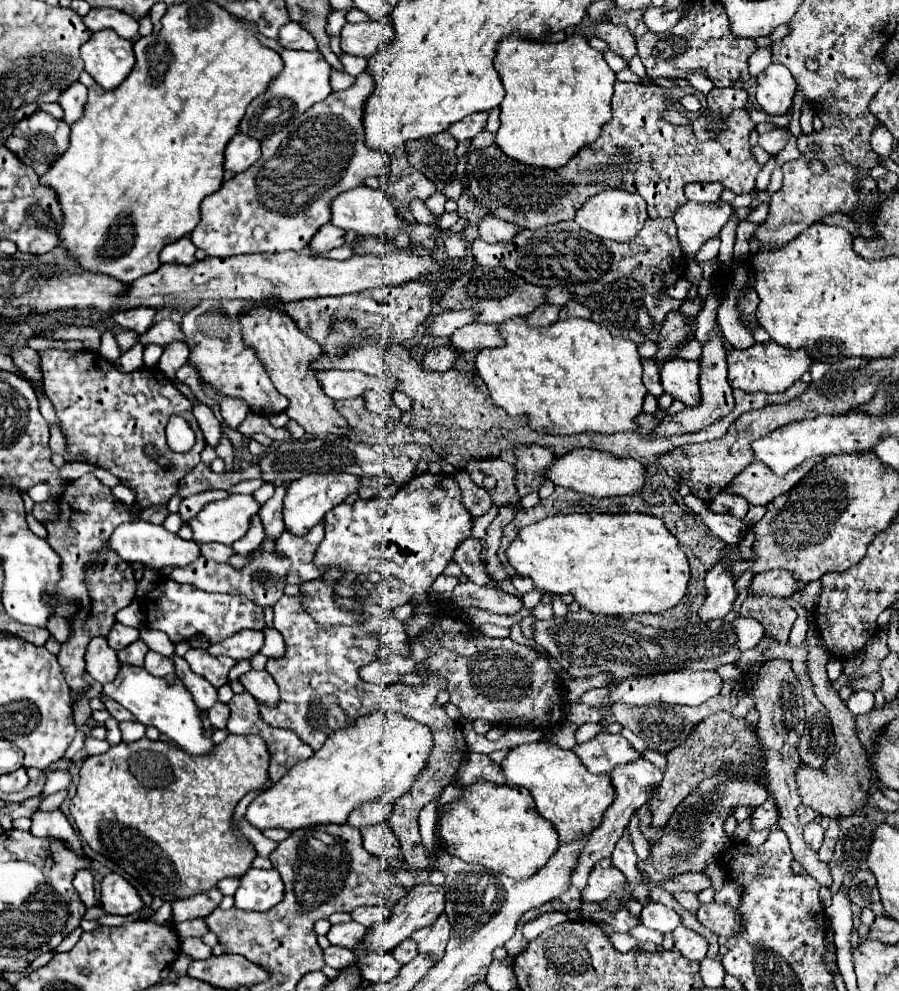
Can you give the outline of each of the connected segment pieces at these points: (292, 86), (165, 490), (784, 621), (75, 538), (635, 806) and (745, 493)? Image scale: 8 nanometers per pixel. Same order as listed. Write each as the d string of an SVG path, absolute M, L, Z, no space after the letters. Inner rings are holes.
M260 34L258 38L262 45L273 48L280 54L282 61L284 61L284 71L270 83L270 87L268 87L266 93L262 93L260 97L256 97L256 99L248 105L246 115L244 115L242 123L240 123L240 133L250 135L250 137L264 135L264 133L260 133L260 131L254 129L254 127L256 127L256 115L258 115L258 109L262 109L264 105L268 105L272 99L290 99L290 101L292 101L292 107L294 107L294 115L298 117L298 115L302 115L308 107L312 107L312 105L318 103L318 101L324 101L324 99L332 93L332 89L330 89L330 71L332 71L332 67L324 61L324 57L322 57L318 51L308 53L308 51L304 50L282 49L278 41L274 41L274 39L267 38L262 34Z
M42 349L38 355L44 377L44 393L52 401L56 415L62 421L70 455L84 453L88 463L106 467L112 475L136 491L136 501L142 507L166 505L176 493L180 475L192 471L198 465L200 451L206 445L204 435L192 417L190 399L184 397L158 367L142 367L132 373L120 373L114 363L104 361L100 353L86 349ZM174 415L186 419L196 433L196 443L186 453L174 453L166 443L164 429L168 419ZM148 443L158 447L162 457L176 465L176 471L172 471L172 467L164 469L156 463L156 459L146 457L142 449Z
M746 597L740 615L758 619L764 625L766 635L774 637L778 643L788 643L790 629L796 621L796 611L776 597Z
M86 473L80 479L70 481L66 485L66 491L58 497L58 505L60 513L56 521L46 521L42 525L48 531L48 545L56 549L62 559L60 585L56 585L56 593L44 593L44 601L52 605L52 617L58 615L60 605L74 607L70 617L66 617L70 627L70 639L62 645L58 653L58 663L70 689L78 693L78 701L74 705L74 723L76 729L84 733L84 739L88 739L92 733L92 707L88 697L90 683L84 679L84 653L90 639L108 635L114 625L114 615L126 605L130 605L136 593L134 569L130 567L130 563L118 557L118 553L112 553L112 549L108 549L108 537L120 523L134 521L134 517L128 505L124 501L118 501L112 495L112 489L106 487L100 479L96 479L94 473Z
M640 758L636 761L632 761L628 764L622 764L615 767L610 773L610 778L614 789L616 791L616 799L614 799L612 805L608 808L608 811L604 813L604 821L598 829L594 829L584 845L584 849L580 851L580 861L576 861L576 869L572 869L572 885L582 891L586 887L586 879L588 879L588 873L592 869L592 865L600 859L606 859L612 855L624 827L628 825L630 821L630 815L632 811L638 810L643 804L650 800L650 797L656 793L660 781L662 781L662 771L652 765L650 761L646 761L644 758Z
M812 457L804 461L796 471L788 471L784 477L774 475L762 461L752 461L728 487L726 491L736 493L752 505L766 505L774 497L790 491L816 463L820 463L824 457Z

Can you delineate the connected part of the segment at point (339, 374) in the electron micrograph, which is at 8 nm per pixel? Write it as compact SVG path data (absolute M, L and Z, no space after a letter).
M318 371L316 379L320 383L320 389L332 399L358 397L366 389L386 389L390 393L396 389L396 381L386 381L358 371Z

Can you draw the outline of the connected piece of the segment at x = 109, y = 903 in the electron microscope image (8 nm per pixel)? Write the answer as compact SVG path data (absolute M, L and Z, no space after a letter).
M110 873L102 881L100 905L110 915L132 915L144 909L144 903L138 891L118 873Z

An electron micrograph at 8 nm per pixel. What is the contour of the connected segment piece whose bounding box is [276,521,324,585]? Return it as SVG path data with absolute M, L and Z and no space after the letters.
M320 521L320 525L314 525L314 529L310 529L304 537L292 537L288 529L278 537L276 543L278 555L286 555L292 559L292 567L288 571L288 583L300 585L324 573L324 569L320 569L314 563L316 549L322 539L324 539L324 521Z

